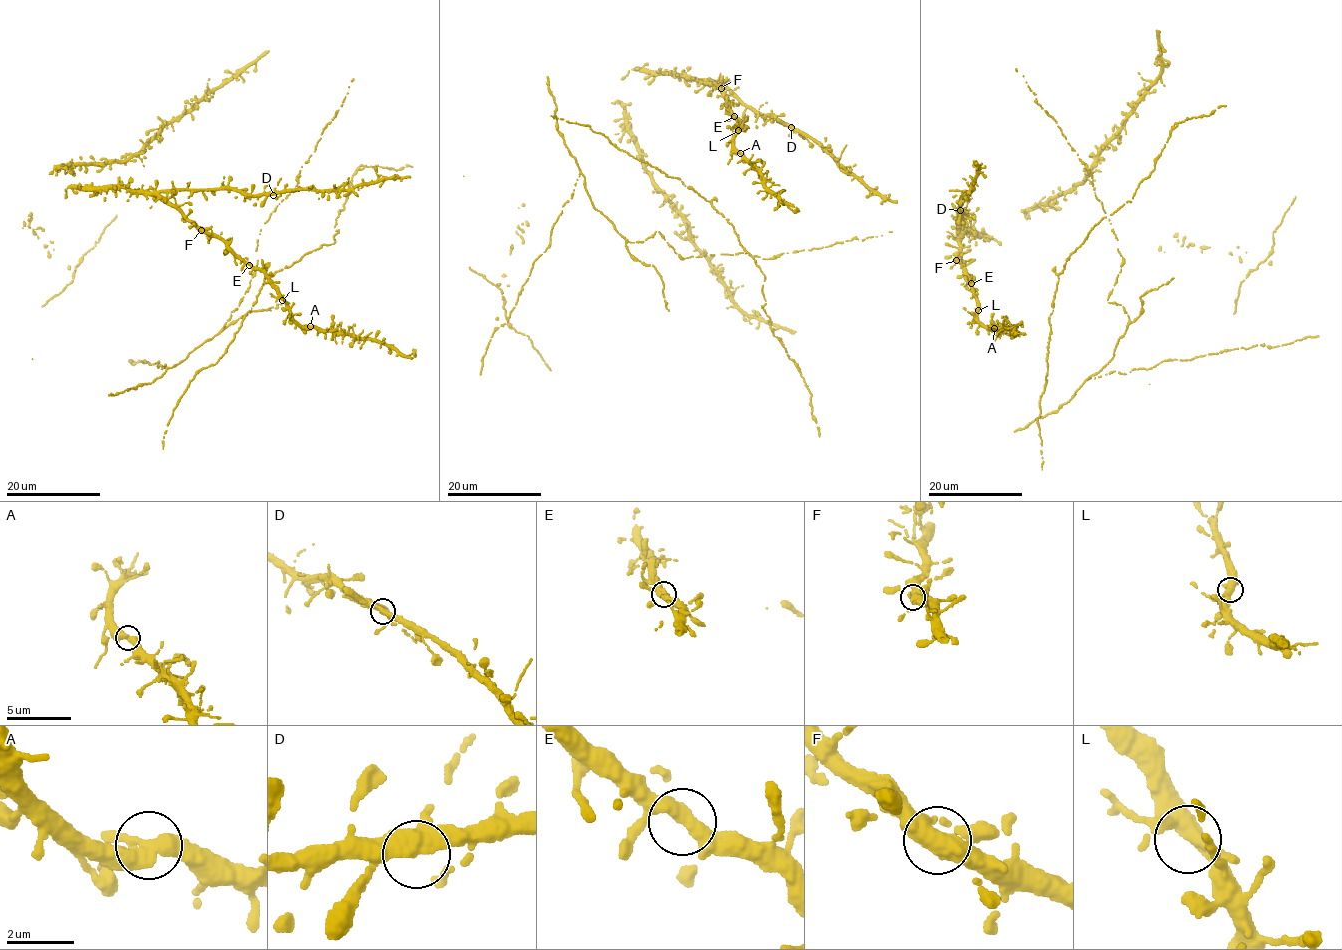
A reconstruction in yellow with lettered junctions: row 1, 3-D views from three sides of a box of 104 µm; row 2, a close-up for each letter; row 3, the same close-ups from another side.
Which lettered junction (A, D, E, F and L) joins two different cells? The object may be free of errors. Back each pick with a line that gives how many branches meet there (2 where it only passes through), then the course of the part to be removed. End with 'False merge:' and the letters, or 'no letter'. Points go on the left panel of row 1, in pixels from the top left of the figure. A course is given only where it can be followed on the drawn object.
False merge: no letter

